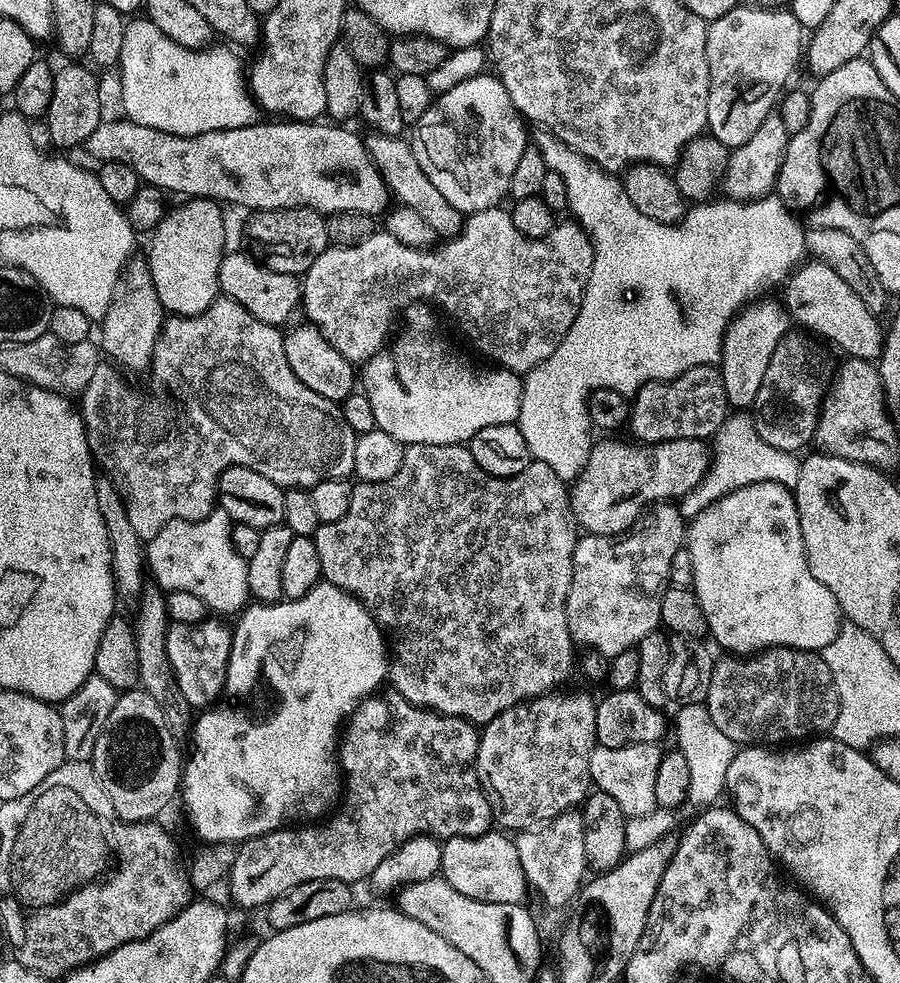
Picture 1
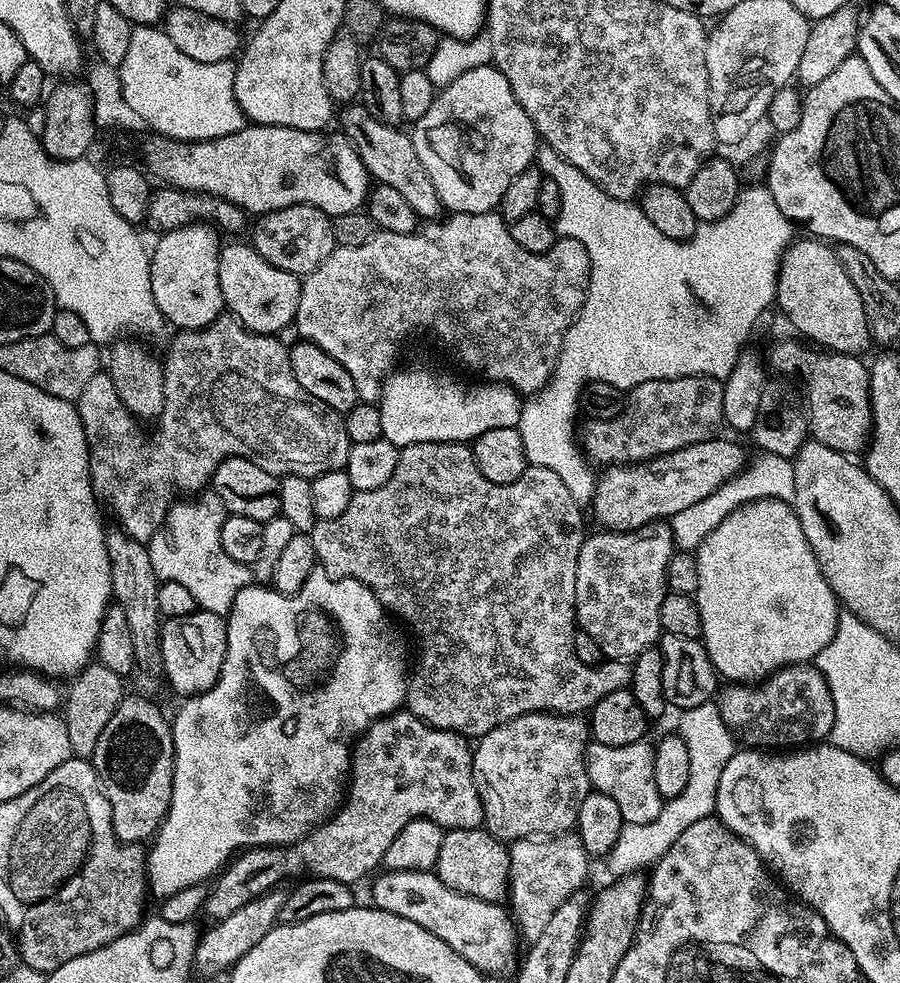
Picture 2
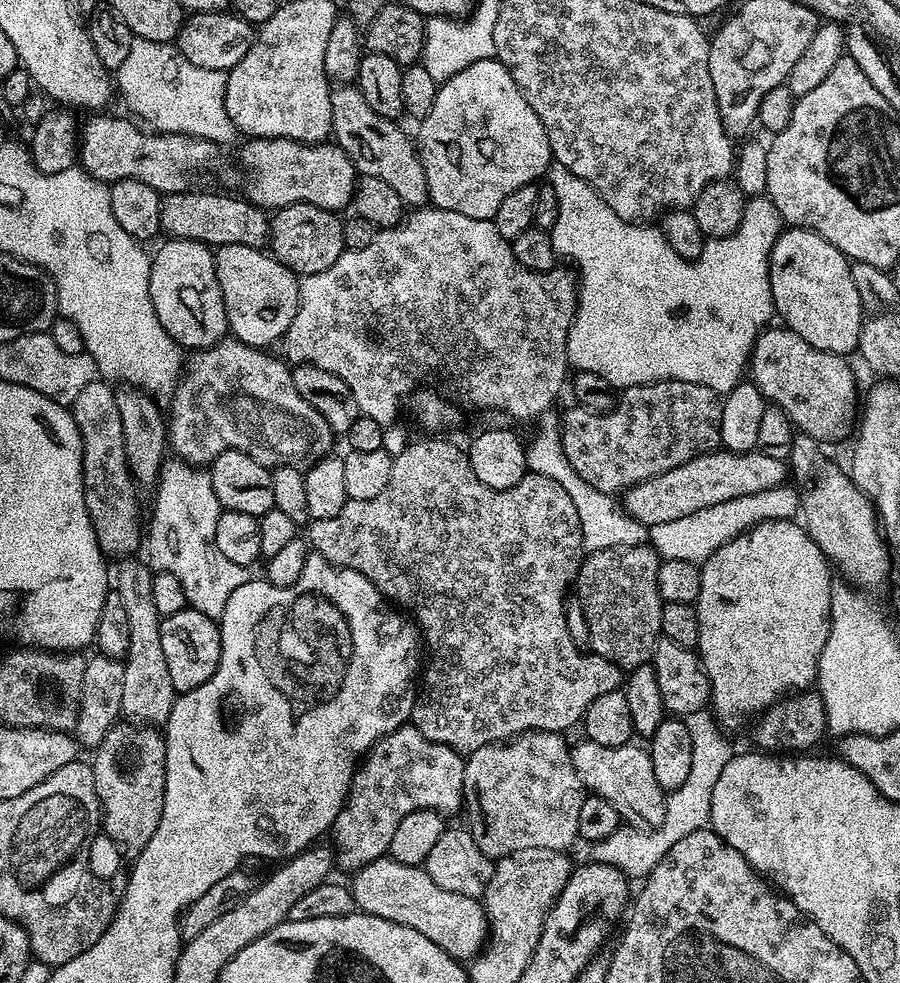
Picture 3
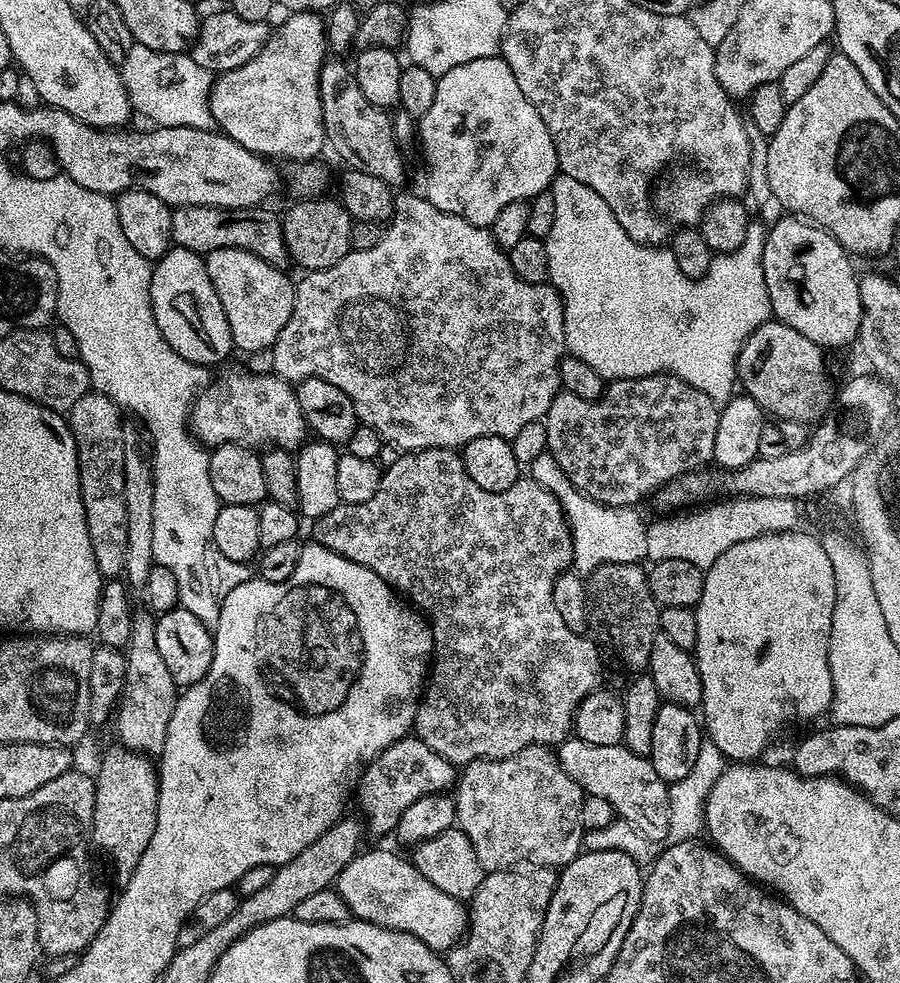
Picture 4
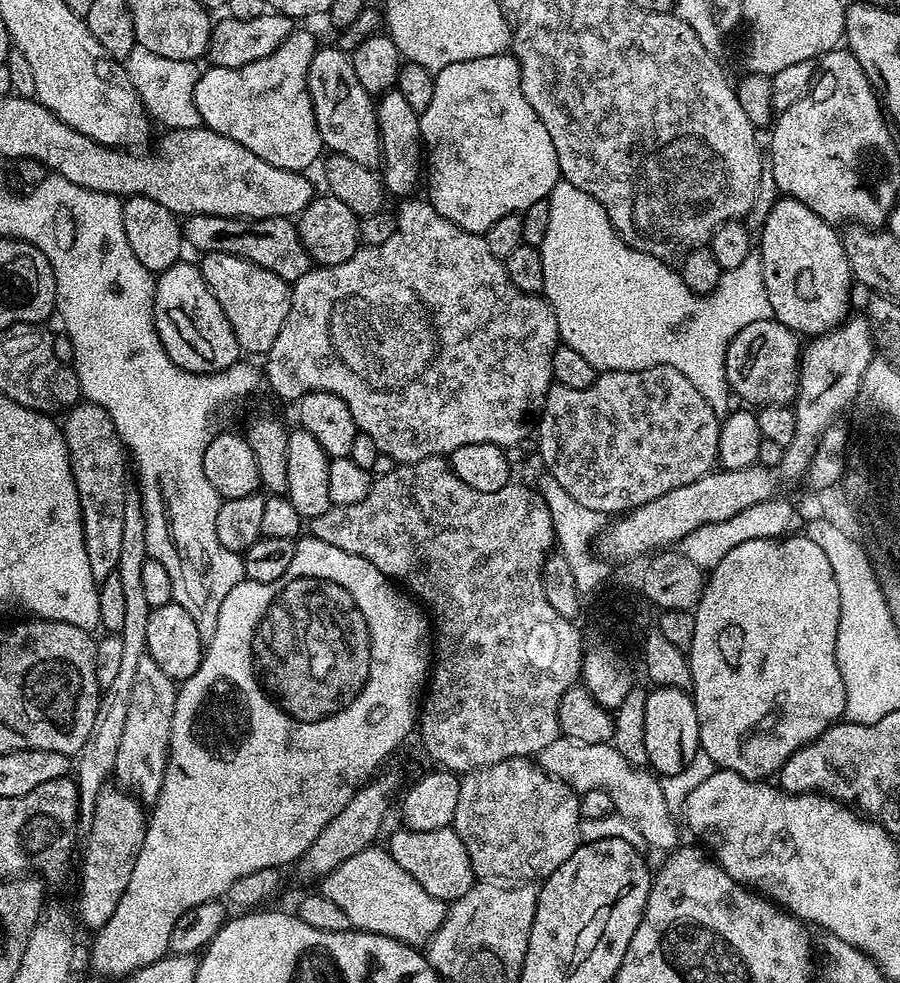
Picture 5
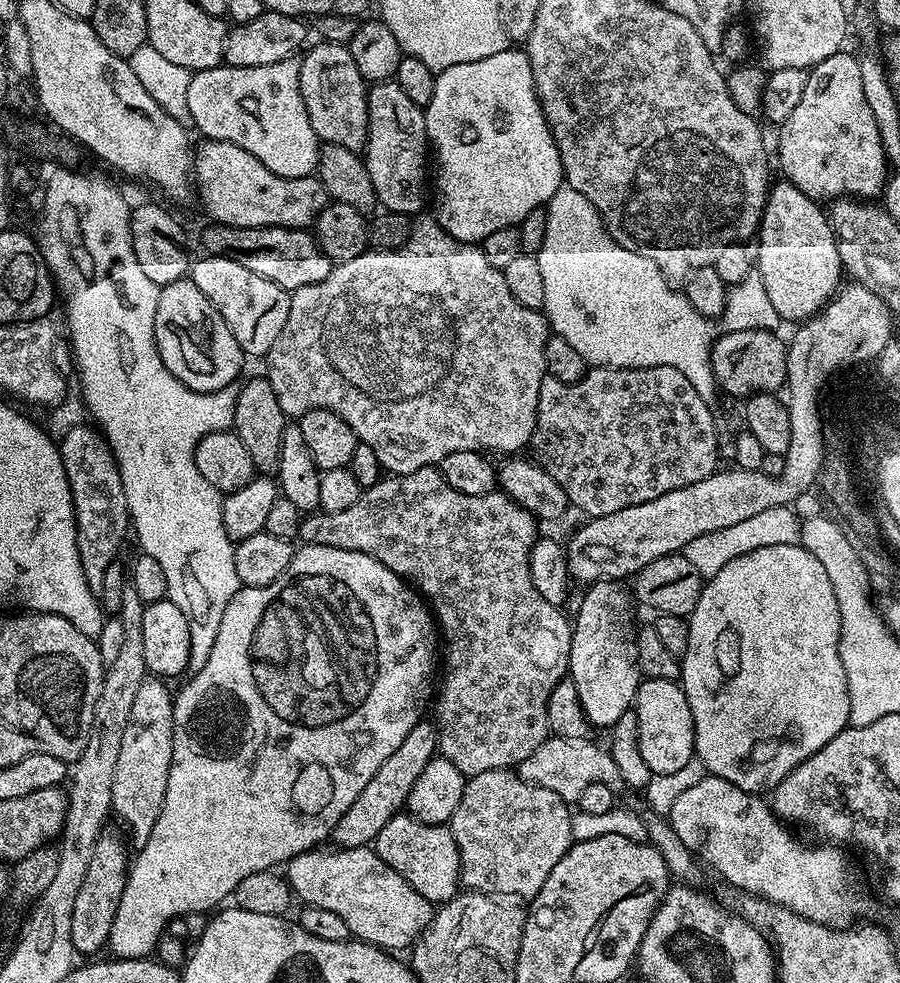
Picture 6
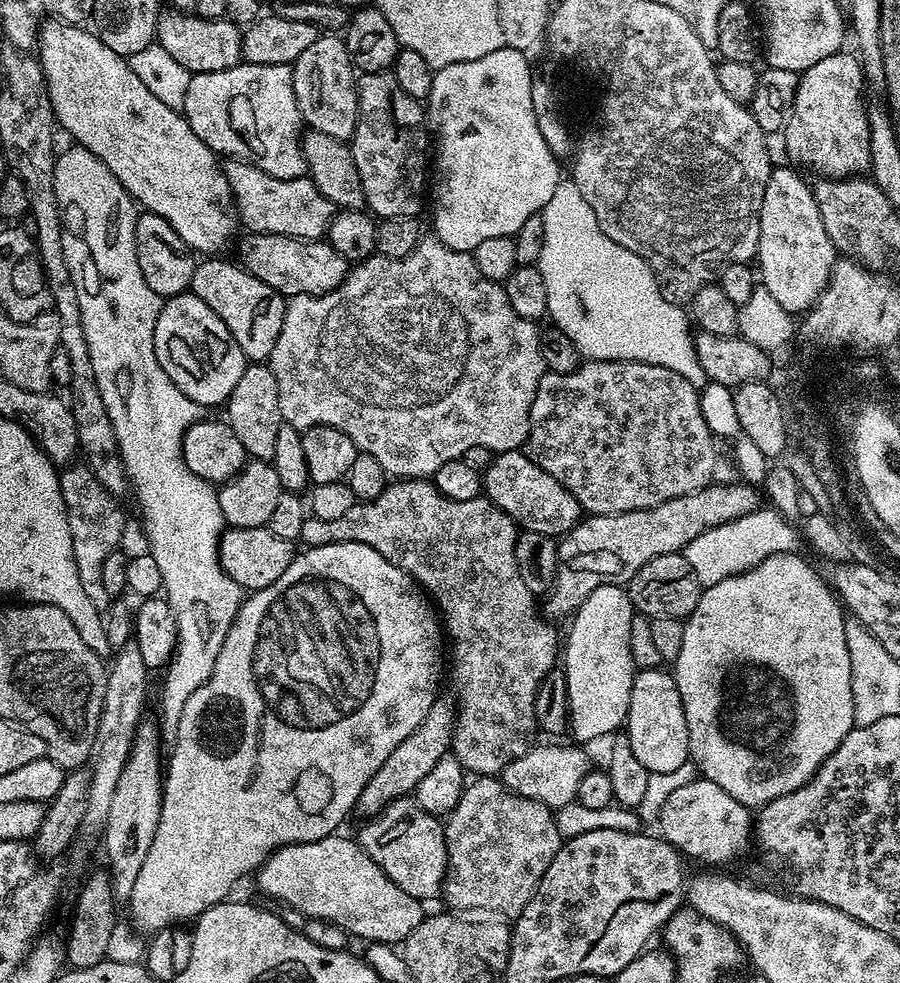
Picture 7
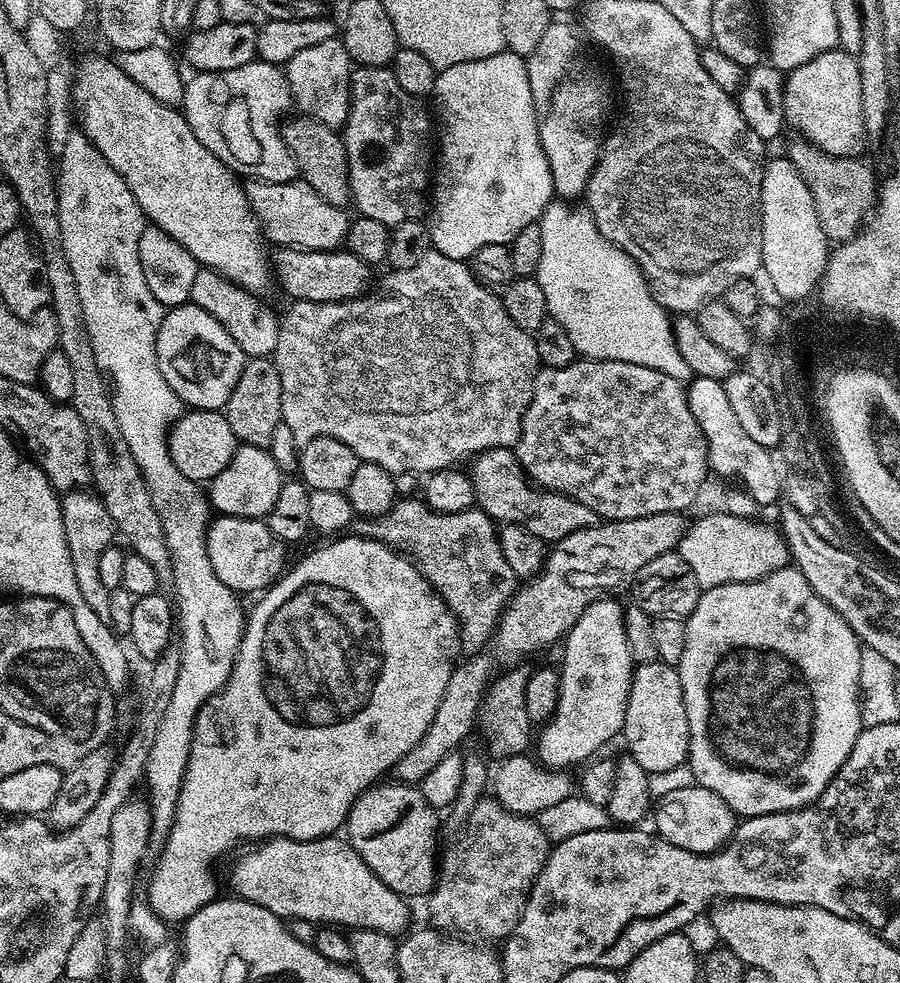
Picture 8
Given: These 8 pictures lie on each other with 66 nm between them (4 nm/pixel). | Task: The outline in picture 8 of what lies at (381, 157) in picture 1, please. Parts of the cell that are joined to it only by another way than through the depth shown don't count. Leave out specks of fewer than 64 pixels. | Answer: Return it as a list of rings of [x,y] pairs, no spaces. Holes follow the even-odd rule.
[[[340,38],[318,42],[318,46],[309,46],[294,54],[294,58],[287,62],[286,75],[288,85],[292,87],[295,107],[311,120],[337,130],[343,129],[350,114],[350,78],[353,67],[353,62],[344,49],[344,41]]]

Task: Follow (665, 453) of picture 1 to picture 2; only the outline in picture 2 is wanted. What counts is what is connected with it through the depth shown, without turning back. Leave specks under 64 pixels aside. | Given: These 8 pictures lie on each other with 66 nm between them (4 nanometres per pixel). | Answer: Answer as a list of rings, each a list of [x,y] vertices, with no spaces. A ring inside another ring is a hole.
[[[713,438],[682,450],[655,456],[640,464],[614,464],[603,469],[592,490],[590,511],[609,532],[632,532],[647,524],[664,522],[694,502],[702,502],[746,467],[744,452],[732,440]]]

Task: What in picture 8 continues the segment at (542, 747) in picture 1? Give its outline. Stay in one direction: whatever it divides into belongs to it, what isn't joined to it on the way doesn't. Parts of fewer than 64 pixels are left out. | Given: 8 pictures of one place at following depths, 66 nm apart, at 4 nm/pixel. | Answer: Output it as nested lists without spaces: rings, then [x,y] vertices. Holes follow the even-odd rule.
[[[482,798],[468,815],[456,844],[443,849],[442,863],[438,868],[436,887],[427,897],[428,912],[432,915],[431,927],[445,934],[473,932],[488,940],[503,941],[514,930],[516,920],[528,900],[528,891],[538,878],[542,866],[546,866],[550,841],[539,823],[531,816],[519,816],[506,810],[494,798]]]

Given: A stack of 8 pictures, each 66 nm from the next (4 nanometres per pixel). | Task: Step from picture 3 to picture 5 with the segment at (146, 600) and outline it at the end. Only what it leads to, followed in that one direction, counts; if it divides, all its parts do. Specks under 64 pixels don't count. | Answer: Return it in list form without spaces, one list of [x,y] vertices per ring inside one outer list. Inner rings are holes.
[[[146,654],[142,662],[138,662],[138,670],[134,672],[134,691],[130,694],[130,706],[126,713],[126,726],[122,729],[122,743],[118,745],[114,776],[145,806],[155,805],[166,778],[177,691],[177,681],[158,670],[158,662],[154,662],[154,658]]]

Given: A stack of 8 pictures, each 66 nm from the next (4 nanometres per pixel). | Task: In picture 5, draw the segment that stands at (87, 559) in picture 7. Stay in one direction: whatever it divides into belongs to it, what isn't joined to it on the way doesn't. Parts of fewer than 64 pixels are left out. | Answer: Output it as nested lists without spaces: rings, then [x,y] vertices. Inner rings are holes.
[[[81,402],[68,409],[62,420],[62,427],[74,474],[74,486],[78,486],[90,574],[94,574],[94,578],[99,582],[110,578],[110,574],[116,572],[118,554],[122,551],[126,449],[116,435],[114,422],[110,422],[110,414],[106,414],[106,410],[97,404]]]

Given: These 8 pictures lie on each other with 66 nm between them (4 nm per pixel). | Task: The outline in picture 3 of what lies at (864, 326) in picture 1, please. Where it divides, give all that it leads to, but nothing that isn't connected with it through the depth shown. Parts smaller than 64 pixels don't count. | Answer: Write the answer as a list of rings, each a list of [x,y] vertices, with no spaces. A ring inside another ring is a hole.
[[[785,227],[780,233],[780,237],[774,242],[772,253],[768,259],[768,273],[770,274],[770,290],[772,291],[772,307],[777,317],[781,316],[783,327],[789,328],[794,334],[798,334],[798,338],[802,338],[806,342],[810,342],[810,346],[814,346],[818,350],[826,350],[833,352],[842,357],[847,357],[848,352],[855,353],[860,346],[860,327],[862,326],[862,302],[858,298],[858,286],[854,286],[854,278],[852,277],[852,264],[847,256],[840,252],[830,242],[826,242],[826,238],[822,238],[817,232],[811,232],[809,228]]]

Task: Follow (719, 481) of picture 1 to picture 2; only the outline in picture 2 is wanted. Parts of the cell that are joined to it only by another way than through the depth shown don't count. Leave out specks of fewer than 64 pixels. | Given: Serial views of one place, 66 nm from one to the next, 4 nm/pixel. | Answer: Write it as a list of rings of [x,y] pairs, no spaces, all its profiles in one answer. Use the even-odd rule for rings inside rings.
[[[767,454],[759,457],[747,465],[740,475],[733,480],[728,480],[710,498],[702,502],[694,502],[690,510],[682,510],[670,518],[672,539],[675,547],[680,550],[694,550],[734,510],[738,510],[743,504],[749,504],[751,500],[787,500],[794,498],[794,466],[787,456],[770,456]]]

